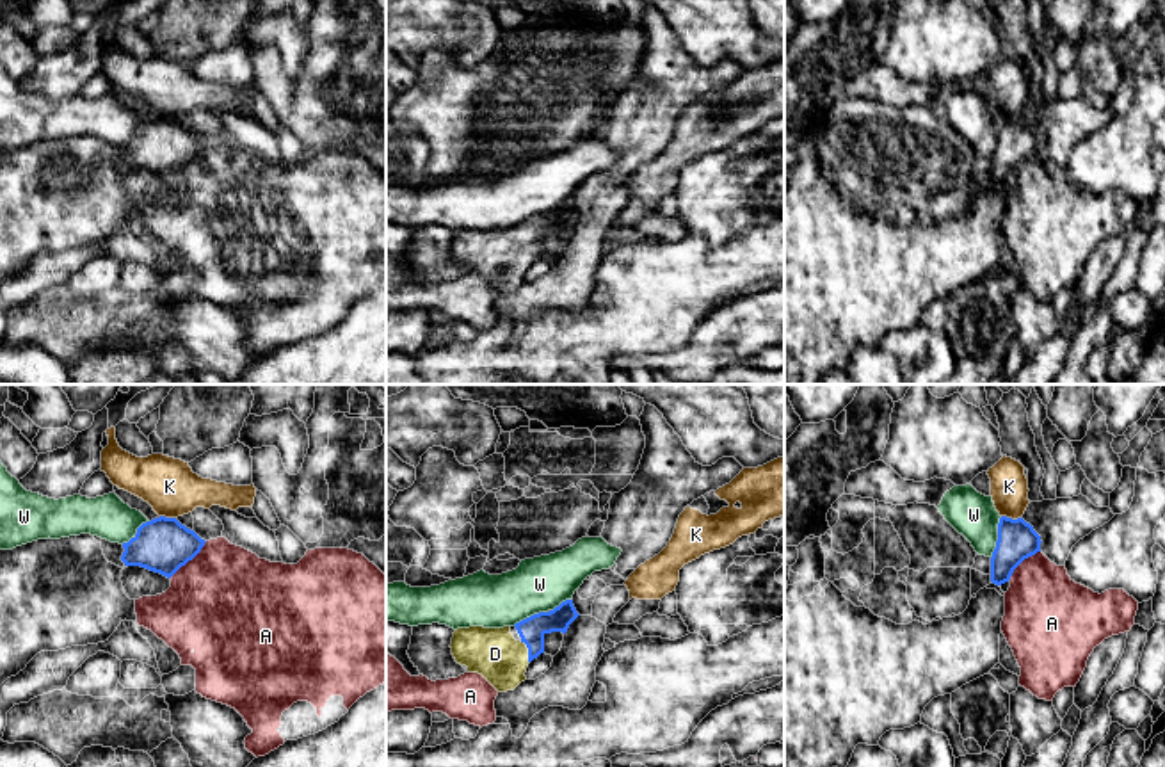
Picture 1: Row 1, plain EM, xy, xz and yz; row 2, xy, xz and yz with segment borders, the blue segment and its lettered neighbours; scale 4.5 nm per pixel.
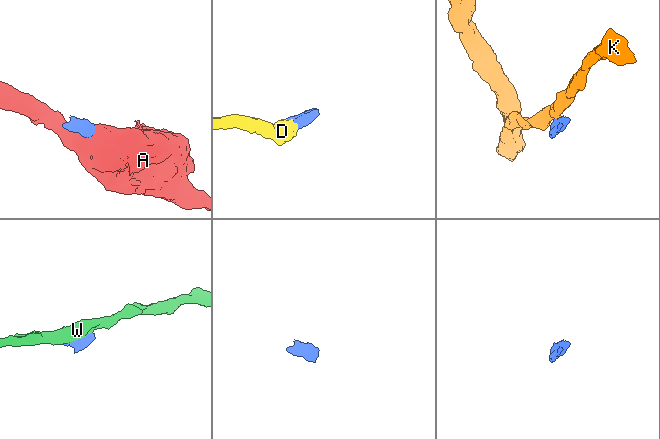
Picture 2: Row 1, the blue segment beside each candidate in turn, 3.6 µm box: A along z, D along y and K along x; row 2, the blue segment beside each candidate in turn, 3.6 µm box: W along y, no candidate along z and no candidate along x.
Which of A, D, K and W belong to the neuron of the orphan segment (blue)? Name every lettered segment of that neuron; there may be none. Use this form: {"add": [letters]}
{"add": ["D"]}

